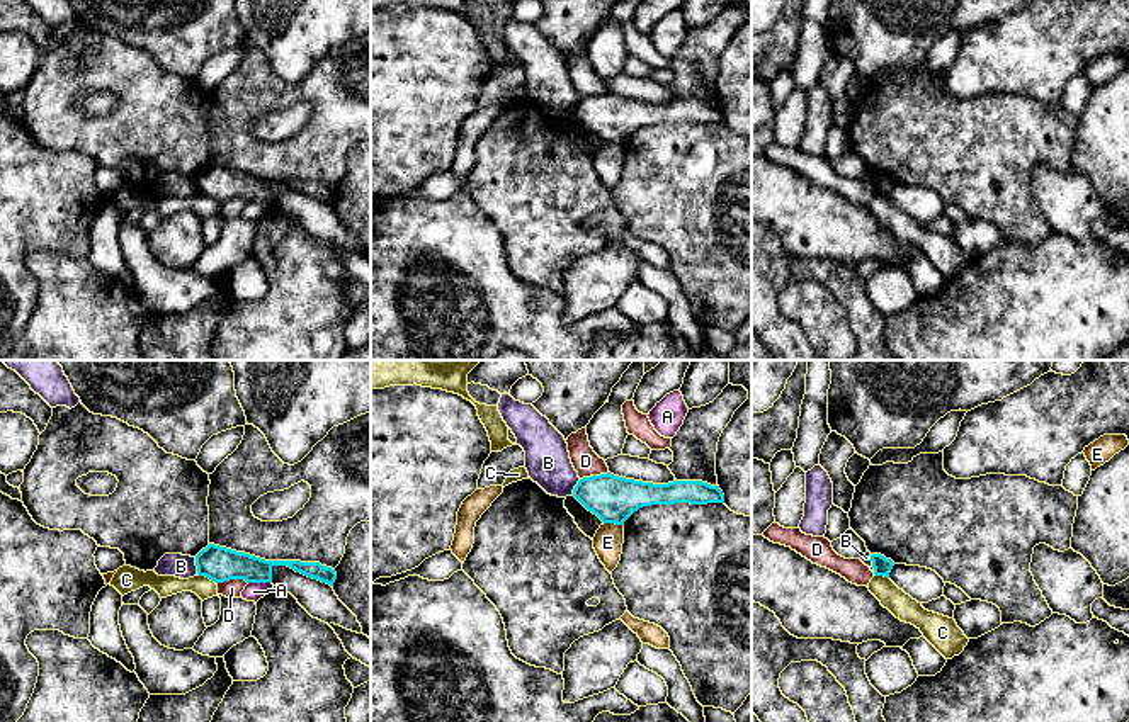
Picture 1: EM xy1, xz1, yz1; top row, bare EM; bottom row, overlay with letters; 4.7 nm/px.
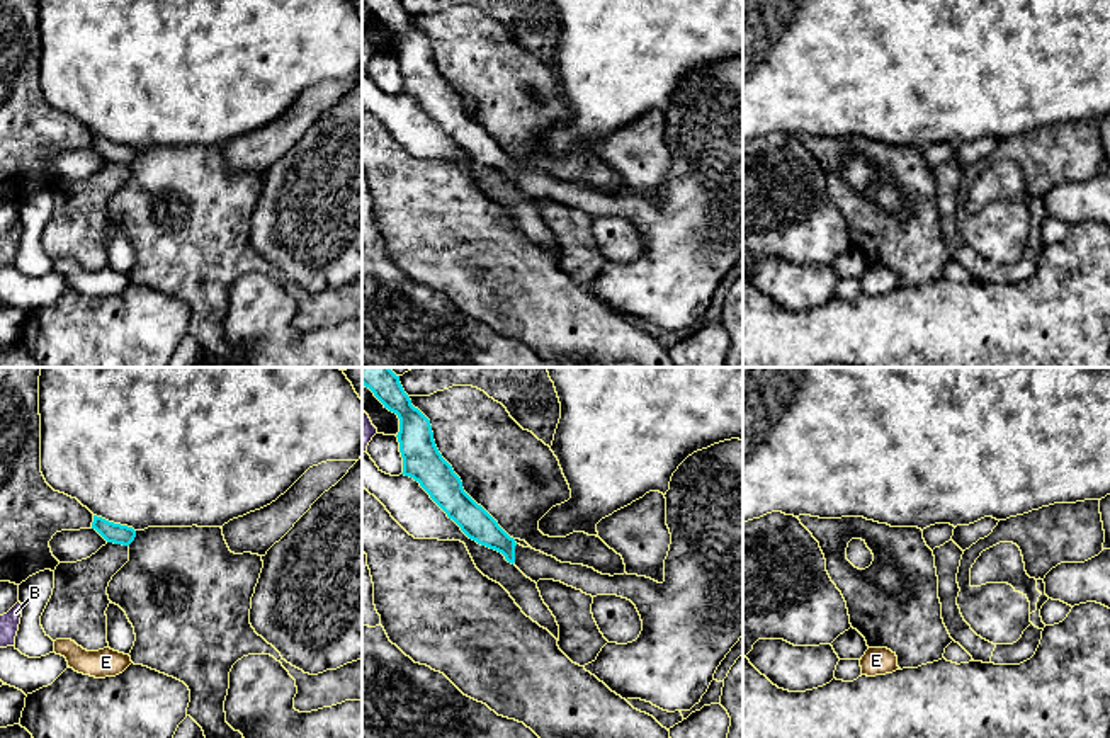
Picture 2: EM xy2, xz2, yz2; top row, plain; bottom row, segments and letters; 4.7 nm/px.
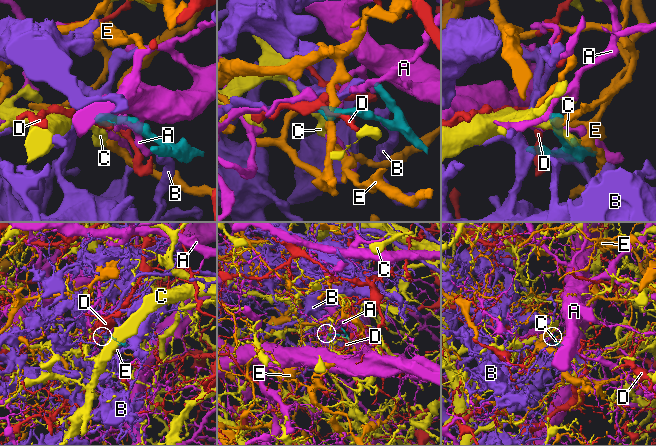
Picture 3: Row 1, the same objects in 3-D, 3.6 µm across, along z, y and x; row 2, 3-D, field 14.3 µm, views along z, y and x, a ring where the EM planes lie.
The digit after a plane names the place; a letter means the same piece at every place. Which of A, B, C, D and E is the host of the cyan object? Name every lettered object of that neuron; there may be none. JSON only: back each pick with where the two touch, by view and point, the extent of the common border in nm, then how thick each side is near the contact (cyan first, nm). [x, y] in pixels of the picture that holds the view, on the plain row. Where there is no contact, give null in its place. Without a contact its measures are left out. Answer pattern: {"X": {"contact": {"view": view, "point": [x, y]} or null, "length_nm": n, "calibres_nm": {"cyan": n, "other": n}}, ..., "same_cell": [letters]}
{"same_cell": []}

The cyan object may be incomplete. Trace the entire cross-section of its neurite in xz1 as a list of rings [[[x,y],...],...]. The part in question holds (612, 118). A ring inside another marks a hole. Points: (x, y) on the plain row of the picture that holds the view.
[[[610,92],[578,100],[573,116],[604,143],[624,144],[639,127],[651,124],[724,122],[719,105],[702,100],[653,104],[614,95]]]

